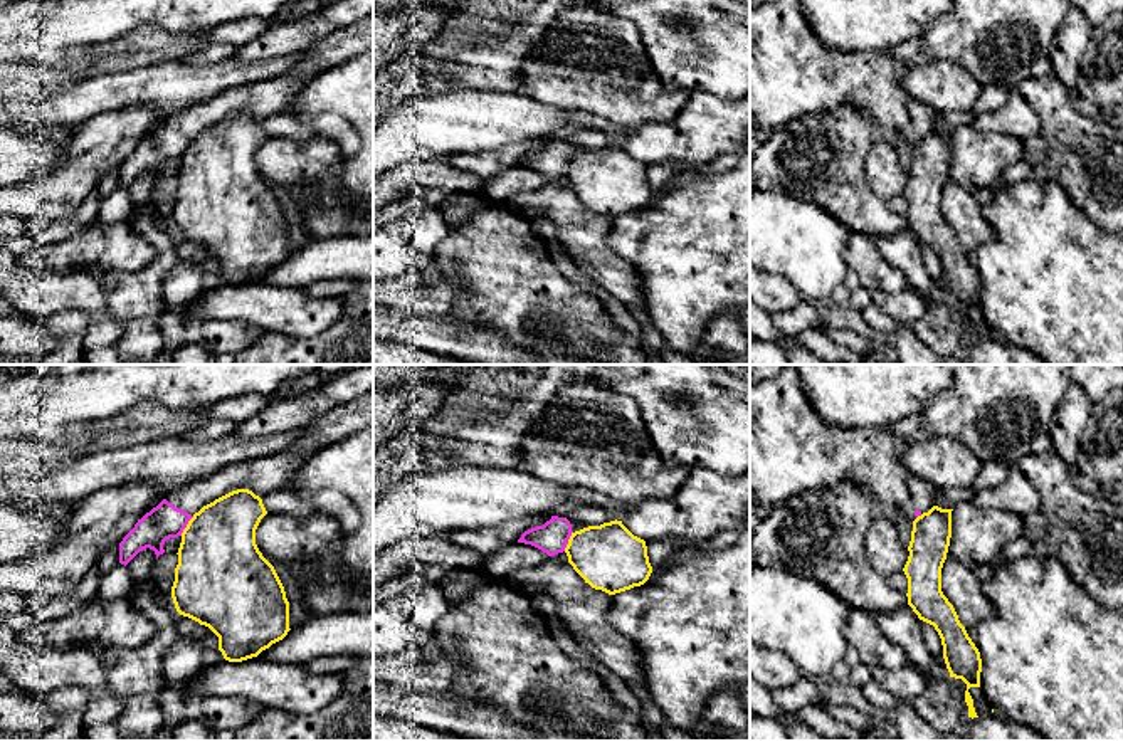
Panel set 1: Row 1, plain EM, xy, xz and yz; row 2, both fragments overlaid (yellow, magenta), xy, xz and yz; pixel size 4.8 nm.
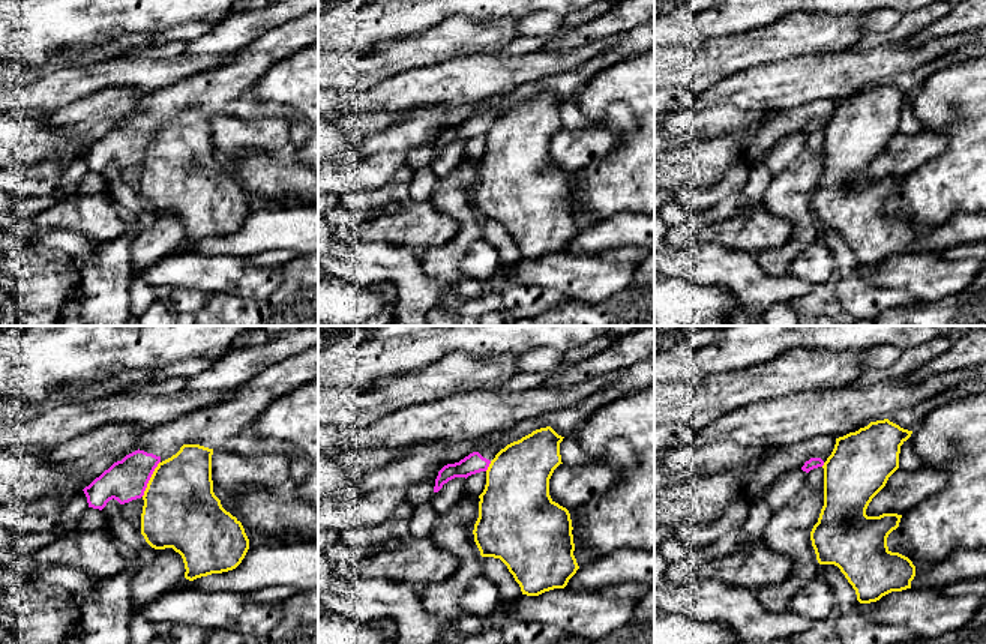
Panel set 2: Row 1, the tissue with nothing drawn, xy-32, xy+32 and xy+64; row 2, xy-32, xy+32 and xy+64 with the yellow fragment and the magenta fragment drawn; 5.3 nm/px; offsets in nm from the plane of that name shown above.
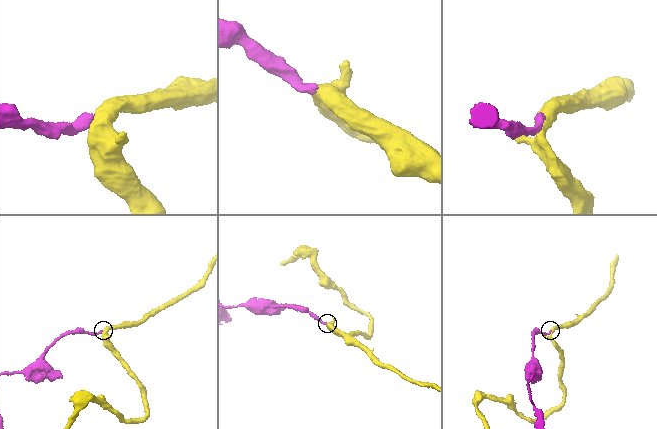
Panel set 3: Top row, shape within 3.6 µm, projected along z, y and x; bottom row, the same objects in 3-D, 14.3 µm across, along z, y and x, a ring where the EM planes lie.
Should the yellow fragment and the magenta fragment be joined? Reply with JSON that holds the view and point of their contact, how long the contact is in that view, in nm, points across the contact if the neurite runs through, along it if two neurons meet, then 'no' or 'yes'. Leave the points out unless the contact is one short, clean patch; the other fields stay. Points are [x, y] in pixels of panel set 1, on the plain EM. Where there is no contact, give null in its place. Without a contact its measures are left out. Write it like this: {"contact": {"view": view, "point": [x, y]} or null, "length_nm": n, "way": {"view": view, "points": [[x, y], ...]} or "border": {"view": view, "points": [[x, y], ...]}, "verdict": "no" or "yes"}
{"contact": {"view": "xy", "point": [187, 150]}, "length_nm": 120, "border": {"view": "xy", "points": [[194, 140], [180, 158]]}, "verdict": "no"}

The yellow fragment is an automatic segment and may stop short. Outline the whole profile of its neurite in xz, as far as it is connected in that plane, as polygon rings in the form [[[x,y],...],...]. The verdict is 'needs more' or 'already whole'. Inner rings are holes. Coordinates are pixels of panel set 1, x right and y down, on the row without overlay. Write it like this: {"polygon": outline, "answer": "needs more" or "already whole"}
{"polygon": [[[617,143],[572,156],[565,176],[585,207],[609,218],[641,210],[652,197],[646,165]]], "answer": "already whole"}

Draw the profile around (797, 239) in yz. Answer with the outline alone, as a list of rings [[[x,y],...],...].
[[[783,190],[750,193],[750,265],[790,281],[812,304],[842,289],[849,230],[827,210]]]

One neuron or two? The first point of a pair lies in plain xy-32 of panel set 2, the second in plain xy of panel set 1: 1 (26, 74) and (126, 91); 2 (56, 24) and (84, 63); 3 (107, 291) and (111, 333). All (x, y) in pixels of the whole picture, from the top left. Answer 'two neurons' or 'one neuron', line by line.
1: two neurons
2: two neurons
3: two neurons

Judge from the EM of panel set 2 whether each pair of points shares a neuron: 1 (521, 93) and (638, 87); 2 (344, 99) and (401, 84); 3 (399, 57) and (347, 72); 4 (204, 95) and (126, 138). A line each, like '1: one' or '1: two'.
1: two
2: one
3: one
4: one

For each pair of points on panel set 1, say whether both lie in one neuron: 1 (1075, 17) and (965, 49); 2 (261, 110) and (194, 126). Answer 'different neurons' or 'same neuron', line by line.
1: same neuron
2: same neuron

